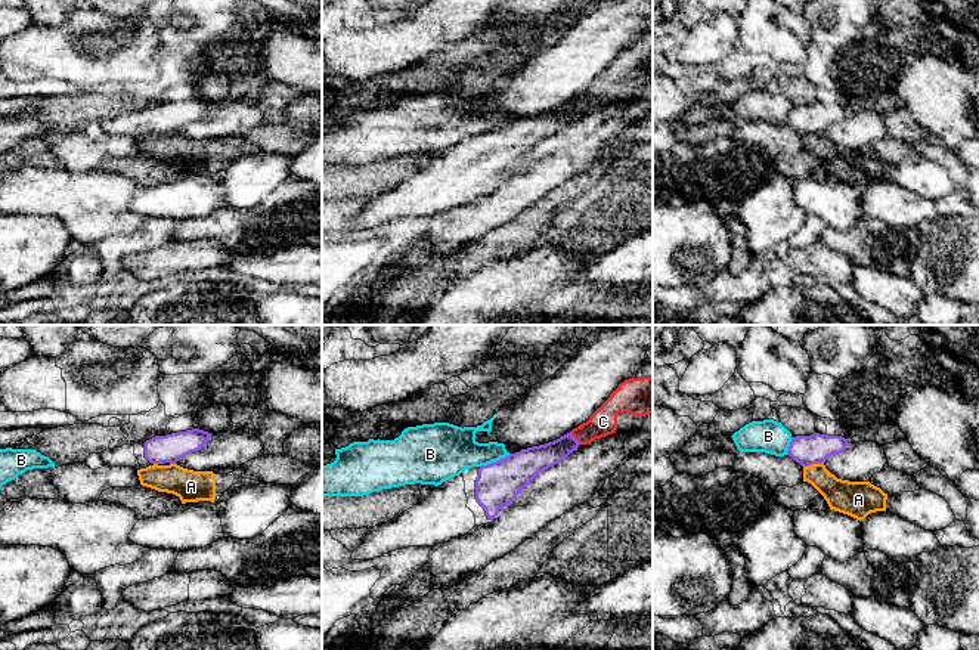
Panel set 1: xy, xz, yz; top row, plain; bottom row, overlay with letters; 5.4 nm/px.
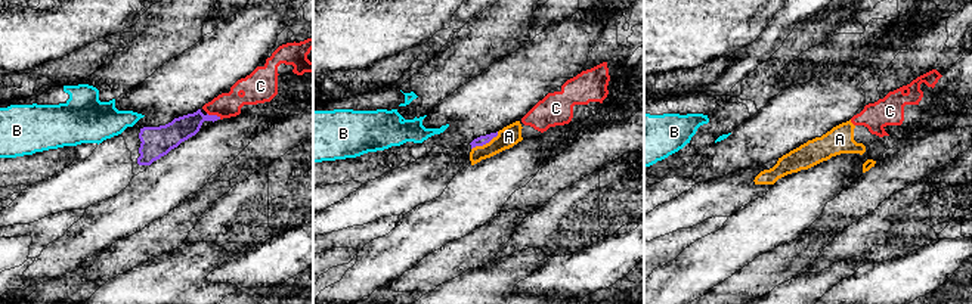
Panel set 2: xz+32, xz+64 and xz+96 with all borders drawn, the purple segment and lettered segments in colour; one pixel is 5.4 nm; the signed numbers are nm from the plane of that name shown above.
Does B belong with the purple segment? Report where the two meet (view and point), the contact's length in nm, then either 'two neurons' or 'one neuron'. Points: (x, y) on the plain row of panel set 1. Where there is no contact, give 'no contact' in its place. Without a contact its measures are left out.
xz (496, 130) | 180 nm | two neurons

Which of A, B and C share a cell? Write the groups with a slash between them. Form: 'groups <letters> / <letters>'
groups A C / B

